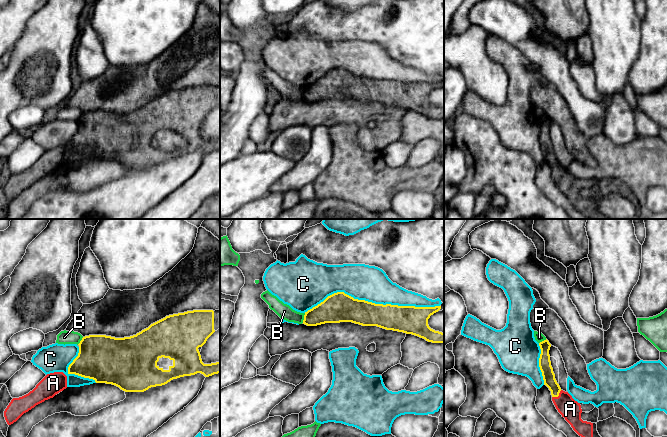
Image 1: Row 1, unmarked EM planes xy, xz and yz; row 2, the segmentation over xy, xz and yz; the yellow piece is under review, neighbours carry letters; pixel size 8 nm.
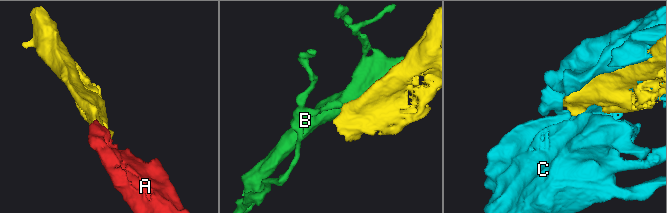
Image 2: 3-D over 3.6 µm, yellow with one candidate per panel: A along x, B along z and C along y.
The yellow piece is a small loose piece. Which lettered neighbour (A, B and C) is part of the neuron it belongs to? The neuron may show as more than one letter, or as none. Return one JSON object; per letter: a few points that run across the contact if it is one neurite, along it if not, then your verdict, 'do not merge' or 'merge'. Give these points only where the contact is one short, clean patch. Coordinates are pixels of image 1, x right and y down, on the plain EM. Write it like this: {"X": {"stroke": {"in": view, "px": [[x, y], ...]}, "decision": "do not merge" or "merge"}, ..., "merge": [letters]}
{"A": {"stroke": {"in": "yz", "px": [[548, 151], [557, 172], [570, 185]]}, "decision": "merge"}, "B": {"stroke": {"in": "xz", "px": [[305, 89], [302, 98]]}, "decision": "do not merge"}, "C": {"decision": "do not merge"}, "merge": ["A"]}

